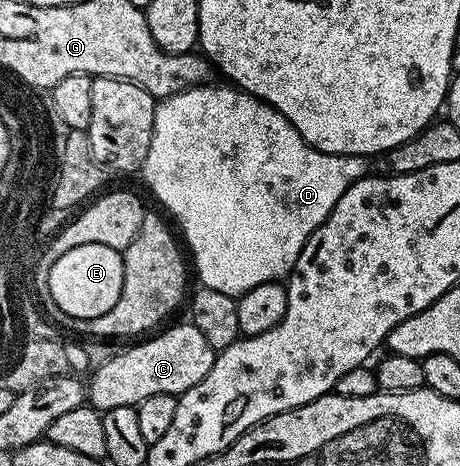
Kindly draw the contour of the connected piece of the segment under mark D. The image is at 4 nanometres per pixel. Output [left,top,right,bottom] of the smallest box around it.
[141,86,369,297]

